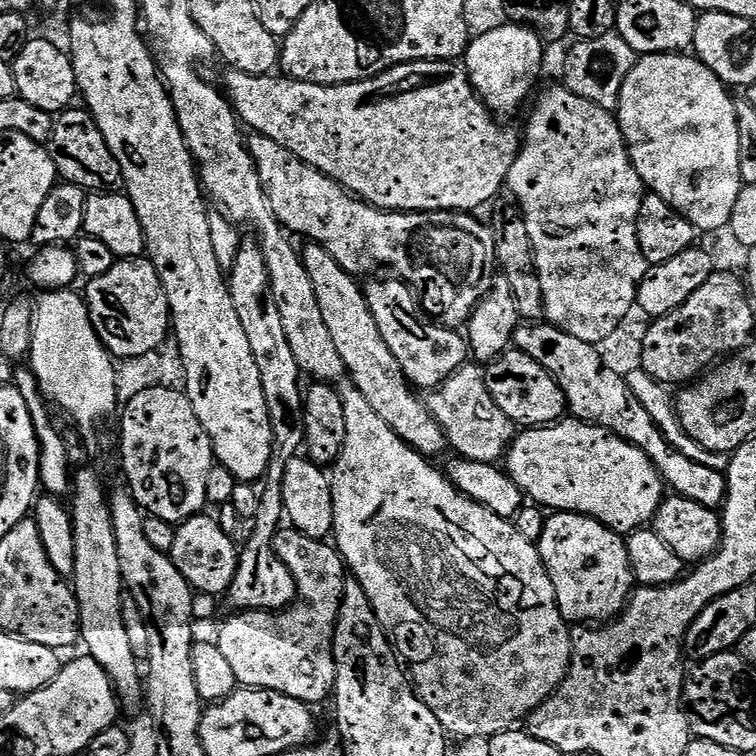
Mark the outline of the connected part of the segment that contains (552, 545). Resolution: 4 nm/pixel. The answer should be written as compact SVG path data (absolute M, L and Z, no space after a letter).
M552 512L538 547L544 568L552 579L560 613L569 625L611 622L628 607L634 591L634 573L628 545L621 533L581 512Z

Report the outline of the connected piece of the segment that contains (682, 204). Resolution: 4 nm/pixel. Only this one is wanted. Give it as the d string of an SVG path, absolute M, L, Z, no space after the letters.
M692 54L641 55L637 59L634 70L630 70L630 78L626 78L626 86L622 86L618 119L624 141L628 143L628 153L632 159L632 164L638 170L645 189L649 193L661 196L668 204L673 204L701 233L716 232L719 228L727 229L731 225L734 208L738 202L738 194L742 187L740 178L740 135L738 134L738 118L736 117L736 100L728 85L723 84L716 77L714 70L710 70Z

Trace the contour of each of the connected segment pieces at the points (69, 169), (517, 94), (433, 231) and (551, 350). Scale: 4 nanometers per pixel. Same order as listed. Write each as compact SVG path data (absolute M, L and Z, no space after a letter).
M69 107L55 117L56 125L46 145L59 179L84 189L88 194L120 192L124 188L124 175L122 166L118 166L118 158L114 158L110 146L106 146L106 138L102 138L102 130L98 130L92 113L87 107L76 107Z
M507 22L500 29L492 30L489 33L473 35L471 37L468 51L462 57L462 67L468 72L470 82L474 90L480 95L480 99L497 118L512 116L524 104L524 99L537 91L536 83L540 80L540 71L544 68L544 51L546 45L534 30L525 28L522 24Z
M259 134L249 135L247 142L250 154L256 160L260 180L270 198L270 206L284 229L297 237L305 236L305 241L321 244L330 258L334 258L334 262L342 266L342 270L357 278L363 278L367 272L372 272L383 264L393 268L396 271L393 273L400 278L407 277L407 272L413 268L411 279L418 289L422 307L428 313L428 319L440 327L463 329L472 313L497 283L497 233L491 232L482 221L475 220L475 215L466 212L386 212L353 196L338 181L331 180L314 166L302 162L302 158L290 154L286 146L278 146L278 142Z
M551 322L521 323L513 336L513 343L519 351L534 358L538 366L552 373L552 377L560 383L564 397L568 399L568 412L575 419L602 427L641 448L652 459L652 464L675 495L684 496L707 508L723 509L724 502L728 499L727 475L718 470L710 470L710 466L702 466L686 458L686 454L675 451L643 408L642 402L628 388L625 377L607 369L603 364L601 349L597 345L582 342L582 338L566 334Z

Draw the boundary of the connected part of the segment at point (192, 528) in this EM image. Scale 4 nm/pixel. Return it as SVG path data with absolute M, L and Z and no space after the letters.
M208 514L192 516L175 529L176 537L172 540L170 555L174 566L186 578L186 582L197 593L223 597L236 577L236 567L240 565L240 552L233 537L222 530L219 519L208 517Z

